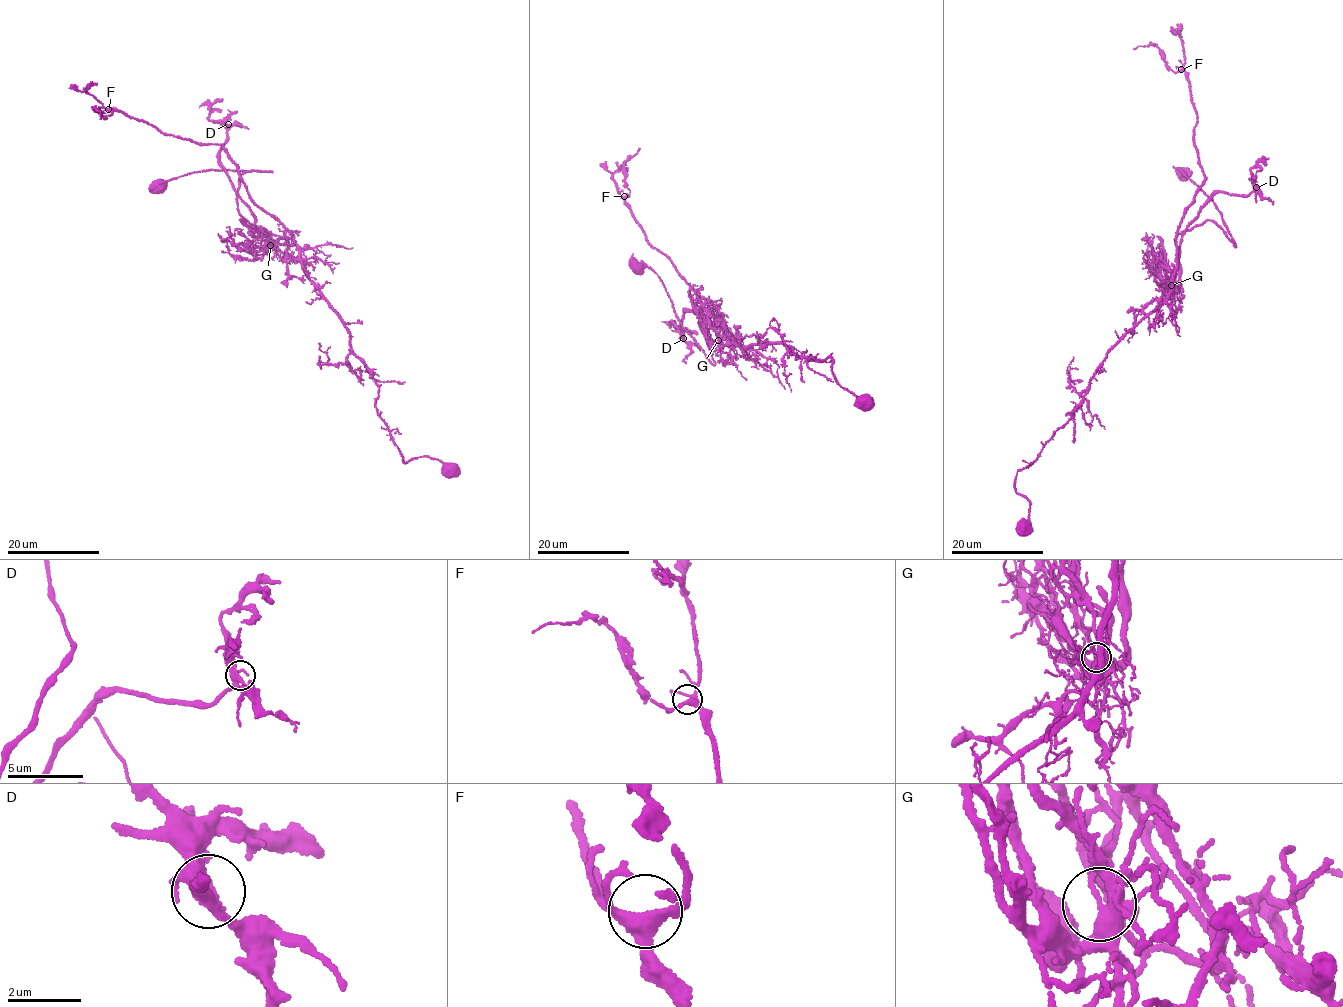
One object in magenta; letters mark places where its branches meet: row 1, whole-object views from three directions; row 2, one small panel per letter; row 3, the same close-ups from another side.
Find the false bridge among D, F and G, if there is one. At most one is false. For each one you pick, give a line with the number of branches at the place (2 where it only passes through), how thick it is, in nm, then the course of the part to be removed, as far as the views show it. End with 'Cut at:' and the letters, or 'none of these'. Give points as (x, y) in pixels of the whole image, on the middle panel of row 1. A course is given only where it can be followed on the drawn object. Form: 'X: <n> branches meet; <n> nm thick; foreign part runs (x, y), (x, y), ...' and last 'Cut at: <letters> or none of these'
G: 7 branches meet; 360 nm thick; foreign part runs (717, 340), (714, 347), (700, 311), (700, 325), (713, 362), (710, 363), (683, 327), (663, 283), (633, 253)
Cut at: G

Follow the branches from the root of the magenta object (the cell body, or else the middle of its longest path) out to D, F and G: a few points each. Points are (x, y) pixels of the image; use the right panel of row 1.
D: (1169, 297), (1171, 286), (1180, 286), (1179, 253), (1183, 234), (1203, 205), (1219, 192), (1246, 196), (1256, 187)
F: (1169, 297), (1178, 259), (1176, 240), (1179, 223), (1205, 178), (1194, 136), (1197, 118), (1191, 88), (1181, 69)
G: (1169, 297), (1171, 286), (1176, 288), (1171, 285)

